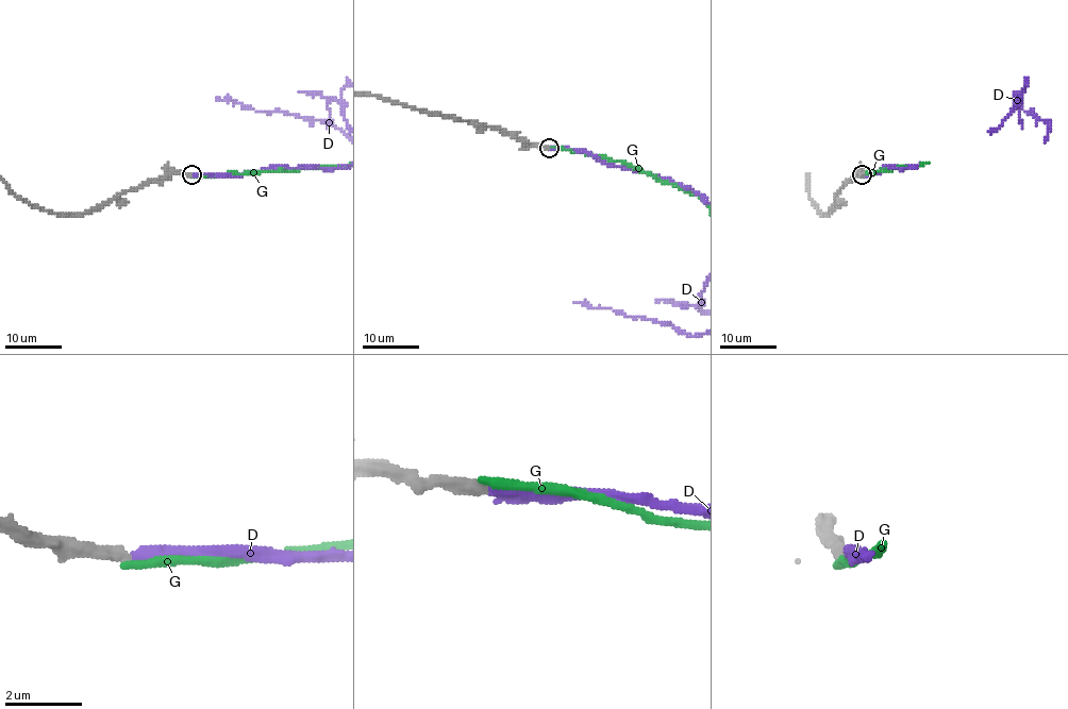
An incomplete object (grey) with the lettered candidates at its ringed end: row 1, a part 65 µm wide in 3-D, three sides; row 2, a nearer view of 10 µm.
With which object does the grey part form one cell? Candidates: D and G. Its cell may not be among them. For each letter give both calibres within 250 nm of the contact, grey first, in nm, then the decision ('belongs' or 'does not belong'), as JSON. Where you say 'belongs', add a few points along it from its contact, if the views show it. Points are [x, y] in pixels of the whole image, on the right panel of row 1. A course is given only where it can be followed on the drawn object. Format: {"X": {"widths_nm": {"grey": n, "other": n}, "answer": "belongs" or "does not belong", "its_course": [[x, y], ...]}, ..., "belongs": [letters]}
{"D": {"widths_nm": {"grey": 320, "other": 300}, "answer": "belongs"}, "G": {"widths_nm": {"grey": 320, "other": 240}, "answer": "does not belong"}, "belongs": ["D"]}

